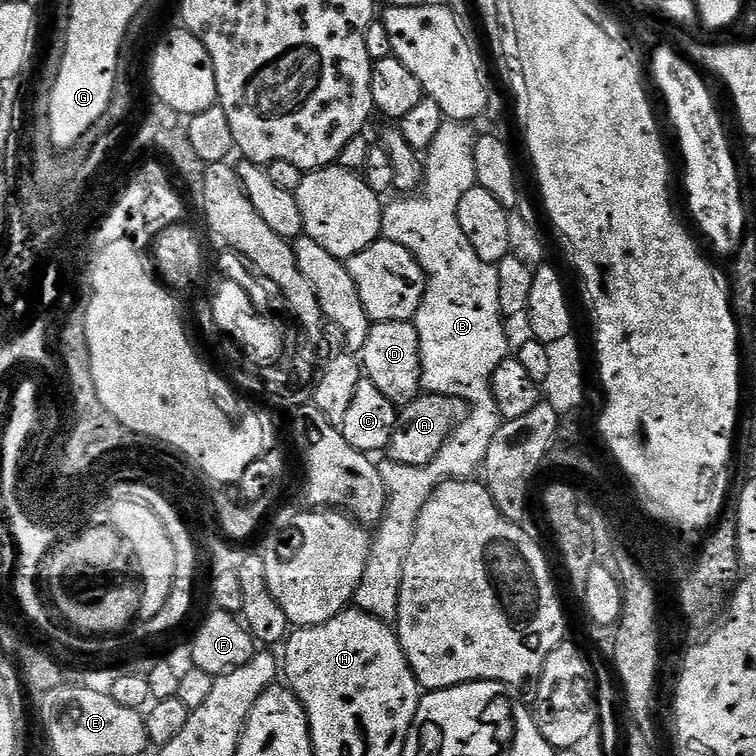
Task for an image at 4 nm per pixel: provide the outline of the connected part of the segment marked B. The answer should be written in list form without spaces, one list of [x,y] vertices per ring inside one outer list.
[[[445,119],[442,130],[438,130],[438,135],[434,142],[430,142],[423,157],[424,183],[418,194],[405,199],[408,201],[404,204],[404,212],[385,211],[380,227],[383,239],[398,242],[398,246],[406,246],[406,250],[410,250],[418,266],[422,266],[428,281],[414,317],[420,343],[420,387],[425,393],[434,396],[453,396],[469,407],[467,418],[452,431],[452,436],[444,443],[442,450],[438,450],[436,457],[426,466],[415,468],[391,462],[379,465],[382,482],[386,482],[388,505],[378,525],[380,533],[377,536],[375,533],[371,541],[366,570],[362,574],[362,582],[356,588],[354,604],[360,611],[389,622],[395,621],[398,614],[402,570],[416,533],[416,523],[422,506],[426,506],[436,487],[445,480],[470,480],[483,469],[490,442],[494,442],[494,434],[498,434],[502,423],[491,390],[492,375],[499,364],[510,356],[508,332],[504,329],[506,317],[500,310],[498,298],[498,270],[495,264],[487,264],[482,262],[482,258],[478,258],[474,246],[466,242],[466,234],[462,234],[462,225],[458,223],[458,202],[462,202],[466,190],[477,187],[474,146],[478,132],[472,127],[467,120]]]

